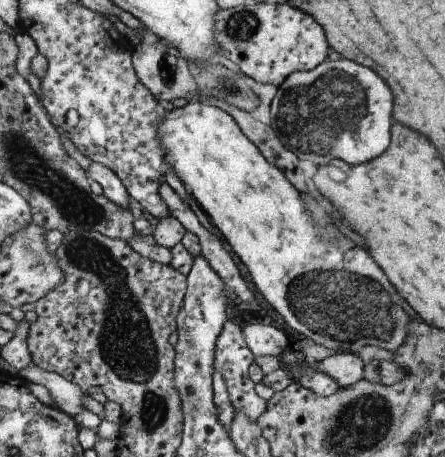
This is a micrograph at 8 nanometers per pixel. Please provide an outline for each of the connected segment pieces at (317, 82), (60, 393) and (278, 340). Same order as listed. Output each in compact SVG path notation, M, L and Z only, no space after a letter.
M350 60L327 61L309 71L293 72L284 83L280 84L270 104L270 127L272 127L274 133L276 133L276 136L280 139L280 142L282 142L288 150L294 152L299 160L310 160L310 162L314 162L317 166L328 164L334 159L345 160L351 165L362 164L381 155L392 142L392 106L394 106L392 100L394 100L394 98L392 98L388 86L386 86L384 80L382 80L378 74L374 74L372 70L368 70L368 68L364 68L364 66L356 64L356 62L350 62Z
M36 366L26 367L24 371L20 371L20 375L31 383L46 386L55 400L54 404L66 414L76 416L86 409L82 404L82 397L86 394L76 383L70 382L63 376Z
M260 323L246 325L243 328L243 335L254 357L276 356L281 358L290 346L284 332L272 325Z

